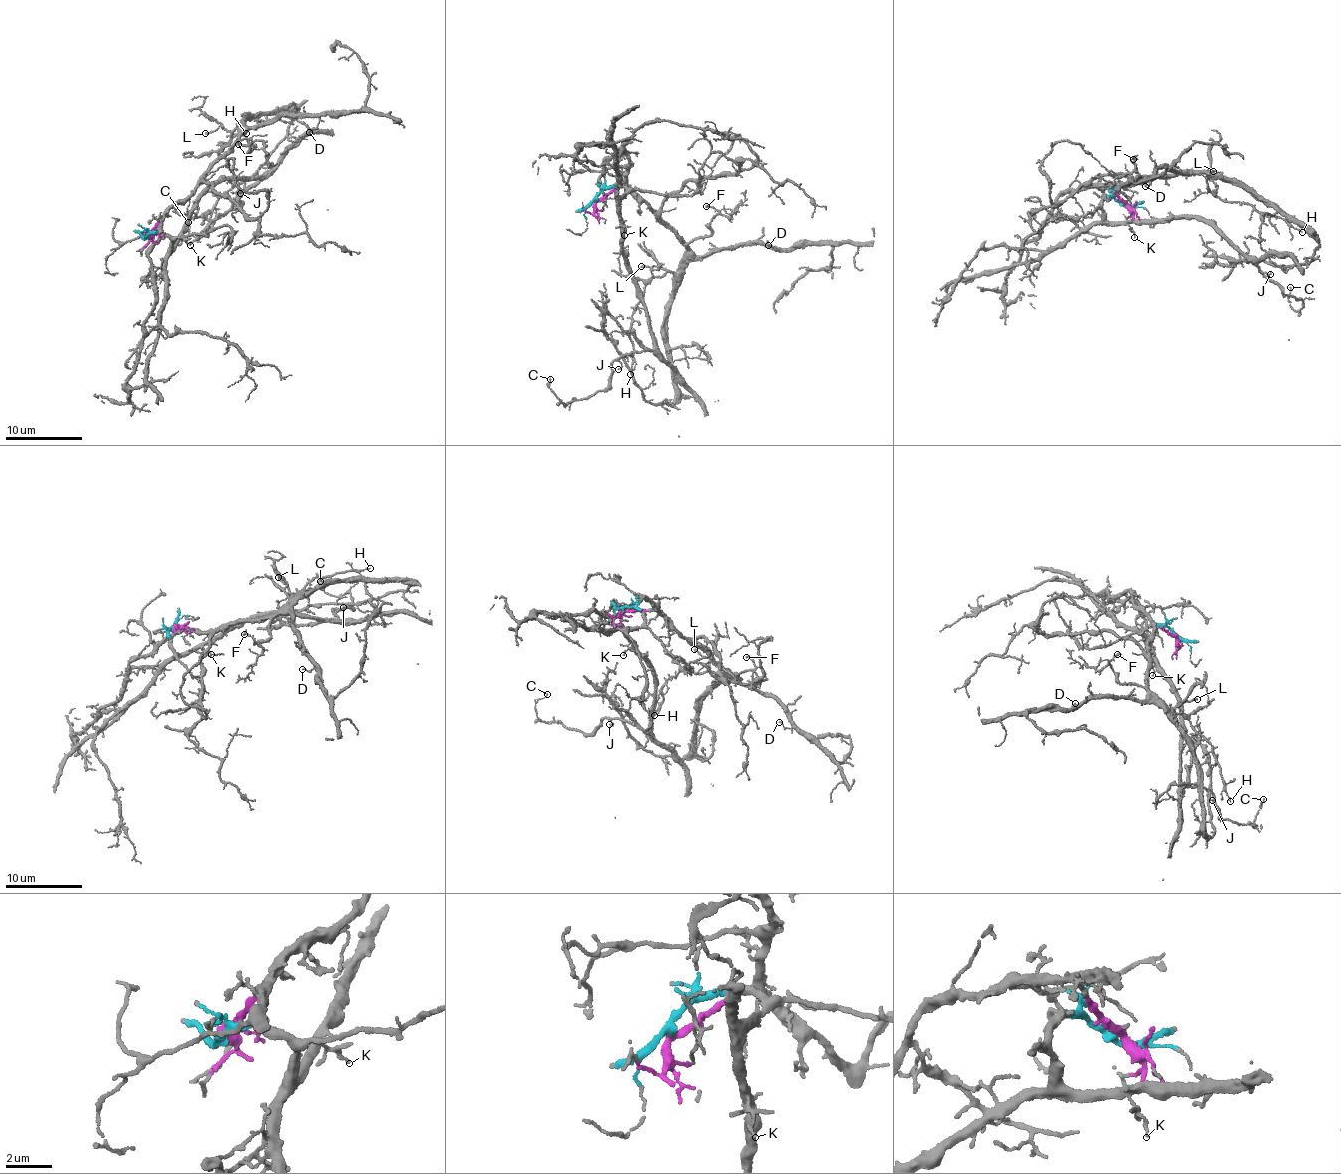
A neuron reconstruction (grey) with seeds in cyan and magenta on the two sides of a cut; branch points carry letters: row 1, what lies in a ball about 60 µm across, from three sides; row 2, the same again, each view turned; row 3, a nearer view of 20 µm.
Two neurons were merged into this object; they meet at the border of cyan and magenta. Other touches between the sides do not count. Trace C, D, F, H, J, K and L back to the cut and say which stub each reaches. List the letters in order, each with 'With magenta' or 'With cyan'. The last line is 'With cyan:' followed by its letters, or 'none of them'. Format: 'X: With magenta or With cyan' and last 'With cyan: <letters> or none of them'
C: With cyan
D: With magenta
F: With magenta
H: With magenta
J: With cyan
K: With cyan
L: With magenta
With cyan: C, J, K

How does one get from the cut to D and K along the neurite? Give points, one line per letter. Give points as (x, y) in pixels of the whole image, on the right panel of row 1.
D: (1124, 203), (1113, 186), (1186, 172), (1183, 176), (1160, 167), (1145, 186)
K: (1124, 203), (1105, 197), (1102, 203), (1104, 219), (1129, 225), (1134, 237)

